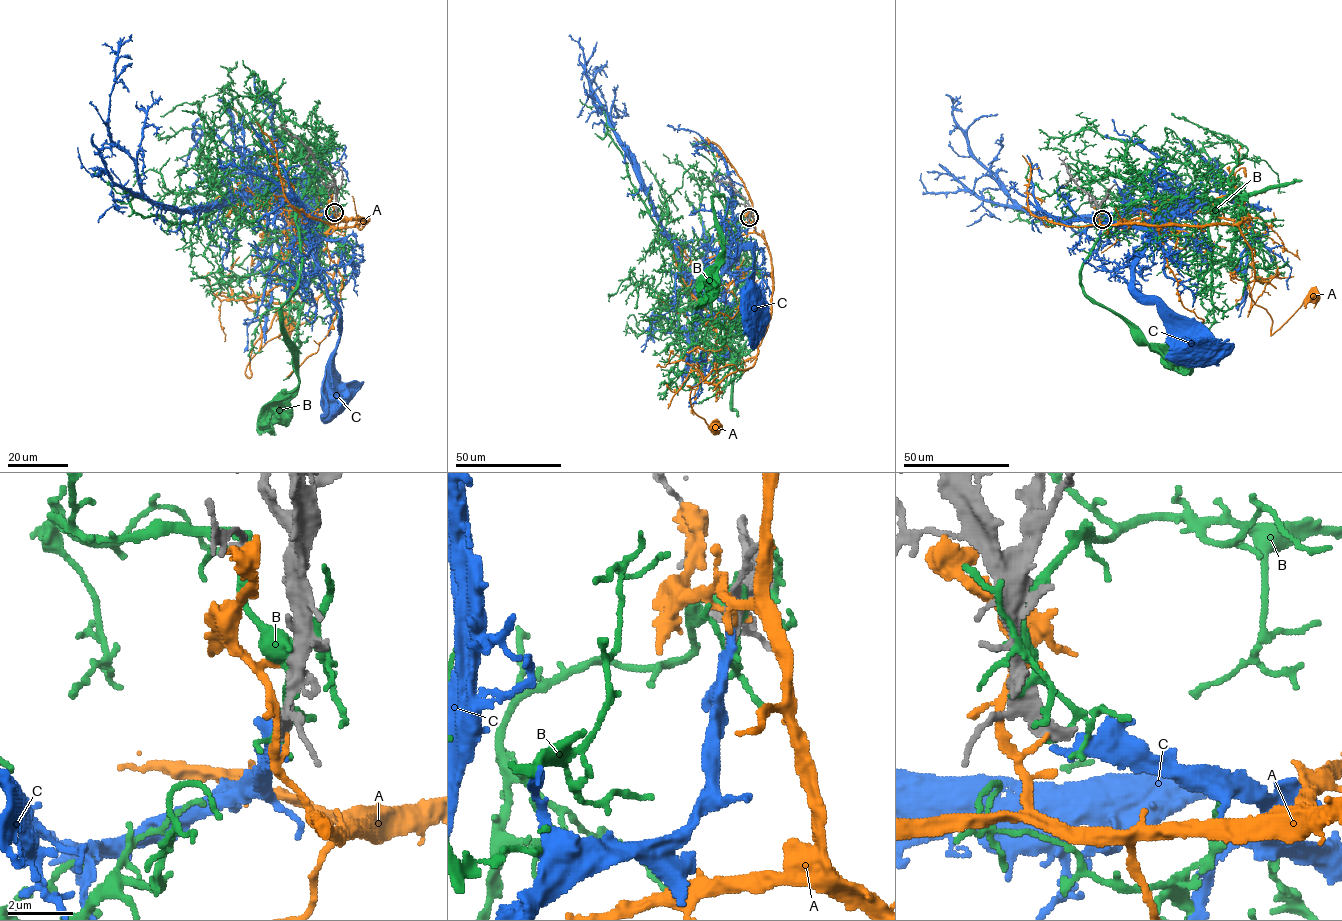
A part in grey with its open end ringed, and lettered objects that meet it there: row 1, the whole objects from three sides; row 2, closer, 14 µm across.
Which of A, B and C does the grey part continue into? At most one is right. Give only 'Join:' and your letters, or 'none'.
Join: C

